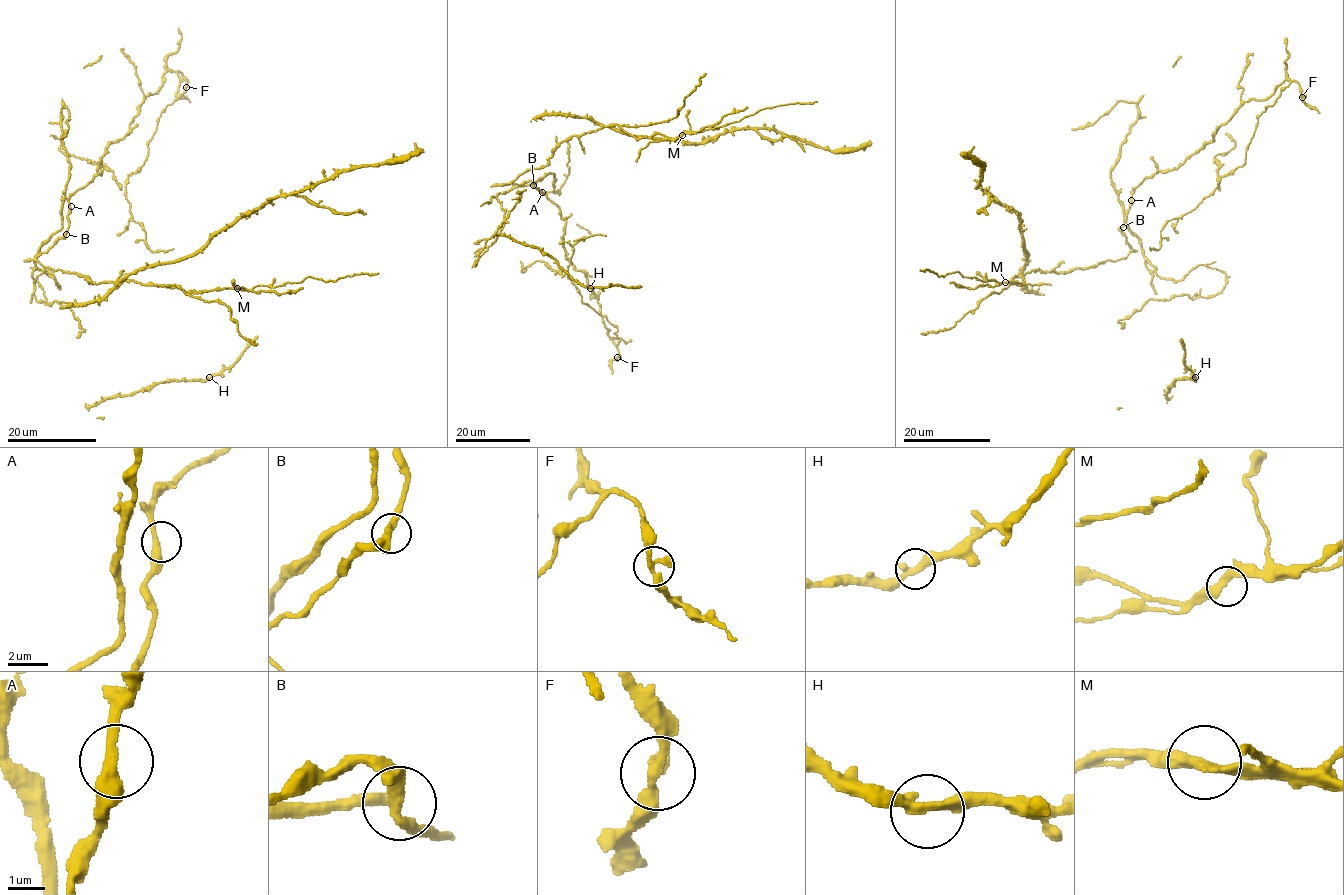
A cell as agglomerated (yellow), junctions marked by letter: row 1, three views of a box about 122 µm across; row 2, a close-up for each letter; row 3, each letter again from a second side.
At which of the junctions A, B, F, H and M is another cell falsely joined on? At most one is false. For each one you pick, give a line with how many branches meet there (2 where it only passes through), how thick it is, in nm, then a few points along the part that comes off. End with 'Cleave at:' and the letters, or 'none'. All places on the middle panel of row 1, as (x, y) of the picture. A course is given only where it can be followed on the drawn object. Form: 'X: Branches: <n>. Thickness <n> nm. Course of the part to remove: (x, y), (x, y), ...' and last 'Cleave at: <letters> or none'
M: Branches: 2. Thickness 340 nm. Course of the part to remove: (682, 135), (721, 127), (767, 108), (817, 101)
Cleave at: M

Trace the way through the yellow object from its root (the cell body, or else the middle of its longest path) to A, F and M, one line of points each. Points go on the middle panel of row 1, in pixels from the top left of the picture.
A: (529, 185), (542, 192)
F: (529, 185), (539, 188), (559, 208), (565, 221), (566, 258), (584, 272), (617, 357)
M: (529, 185), (532, 182), (502, 184), (546, 166), (556, 148), (572, 136), (616, 124), (637, 138), (682, 135)

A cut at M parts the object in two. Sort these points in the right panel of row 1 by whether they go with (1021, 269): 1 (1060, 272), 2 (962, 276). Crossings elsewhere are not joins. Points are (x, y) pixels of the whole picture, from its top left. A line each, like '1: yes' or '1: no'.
1: yes
2: no

